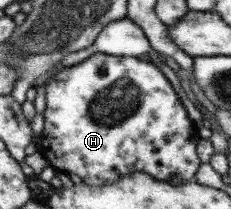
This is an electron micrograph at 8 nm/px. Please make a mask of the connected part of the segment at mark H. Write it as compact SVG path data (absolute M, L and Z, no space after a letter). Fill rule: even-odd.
M96 52L80 63L62 68L46 85L44 131L38 151L55 170L76 174L82 183L106 185L120 175L136 171L148 173L158 181L180 178L194 181L201 161L196 145L198 129L188 119L180 98L164 73L147 58L124 57Z

